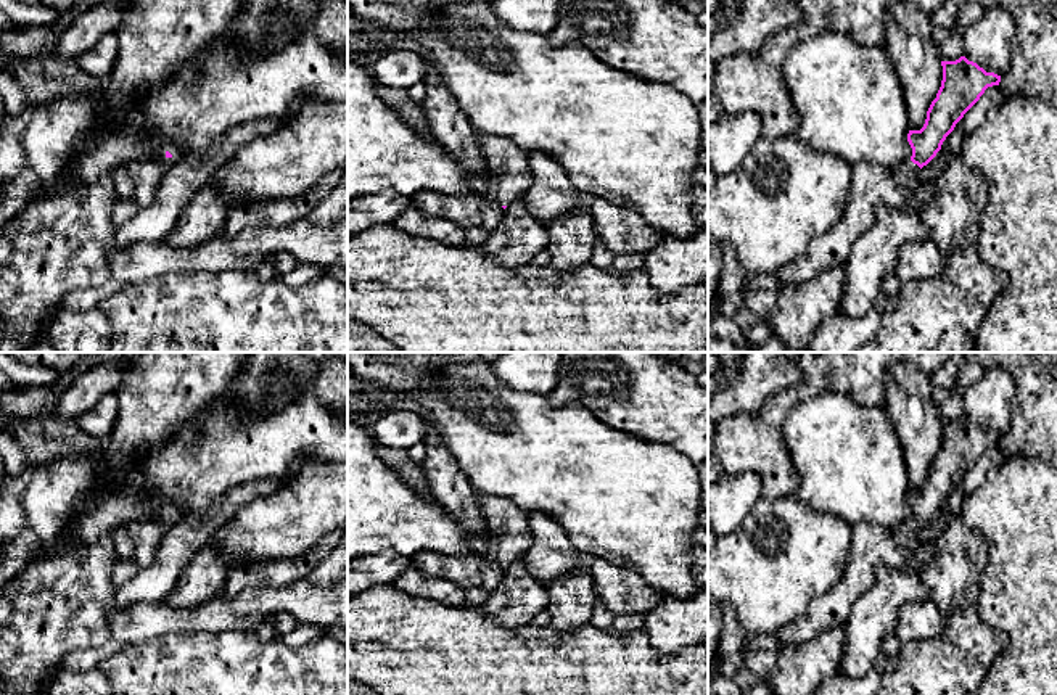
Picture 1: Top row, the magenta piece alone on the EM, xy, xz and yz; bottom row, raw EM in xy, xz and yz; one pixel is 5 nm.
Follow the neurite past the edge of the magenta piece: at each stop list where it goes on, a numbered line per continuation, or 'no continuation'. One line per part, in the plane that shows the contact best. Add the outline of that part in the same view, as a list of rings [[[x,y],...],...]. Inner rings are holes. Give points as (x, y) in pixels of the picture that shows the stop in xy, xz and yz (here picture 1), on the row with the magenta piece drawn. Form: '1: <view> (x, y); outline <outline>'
1: yz (872, 185); outline [[[911,159],[899,167],[856,162],[851,167],[851,190],[840,220],[814,238],[806,253],[775,272],[783,286],[814,278],[822,269],[841,267],[854,241],[874,224],[878,206],[903,208],[920,187],[919,166]]]

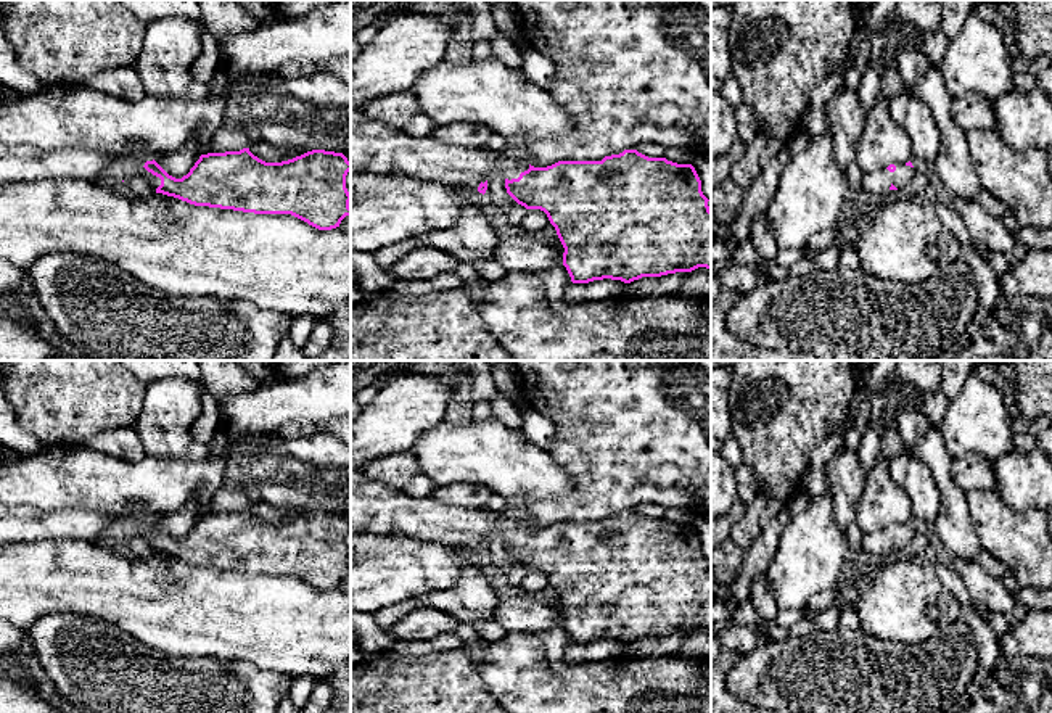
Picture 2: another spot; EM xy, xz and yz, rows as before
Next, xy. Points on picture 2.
1: xy (155, 182); outline [[[145,167],[138,171],[138,175],[145,177],[153,188],[161,185],[161,179],[148,172]]]

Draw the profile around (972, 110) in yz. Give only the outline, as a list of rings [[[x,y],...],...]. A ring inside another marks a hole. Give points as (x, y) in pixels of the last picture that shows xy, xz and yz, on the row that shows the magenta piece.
[[[978,92],[955,97],[951,113],[964,132],[972,129],[994,129],[994,105]]]

